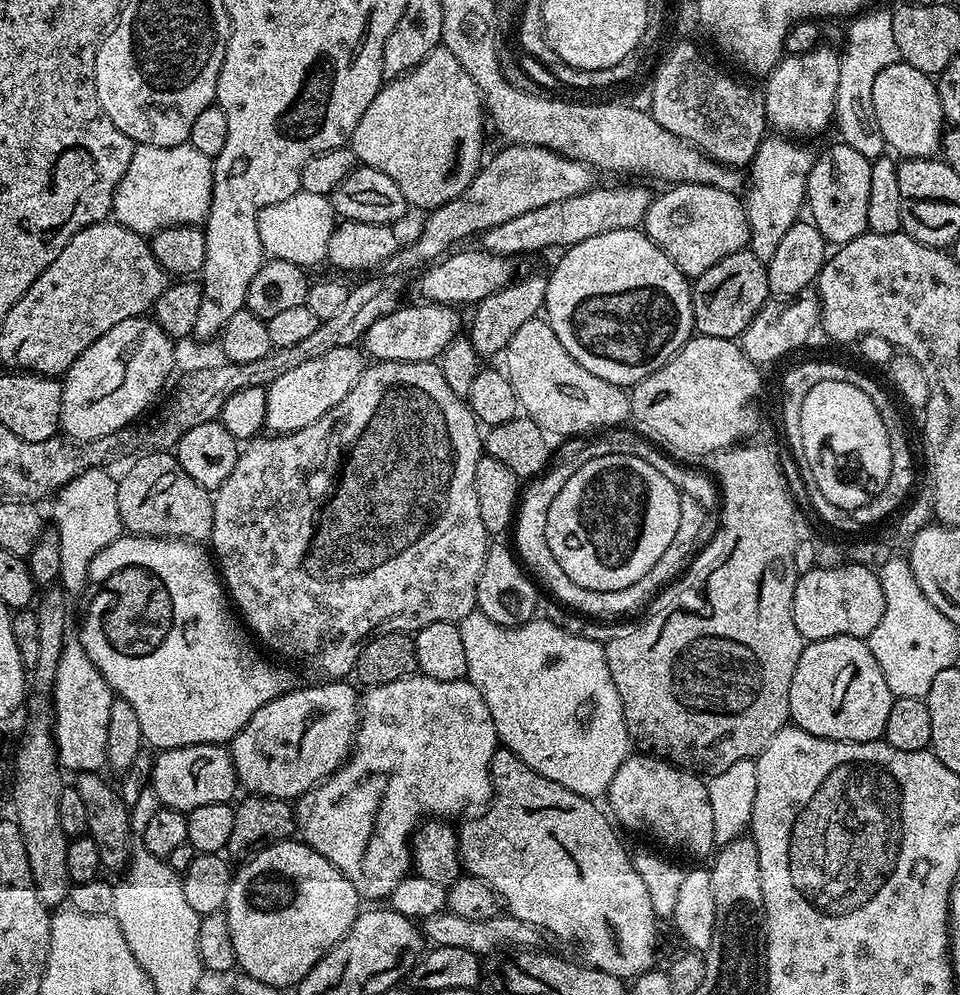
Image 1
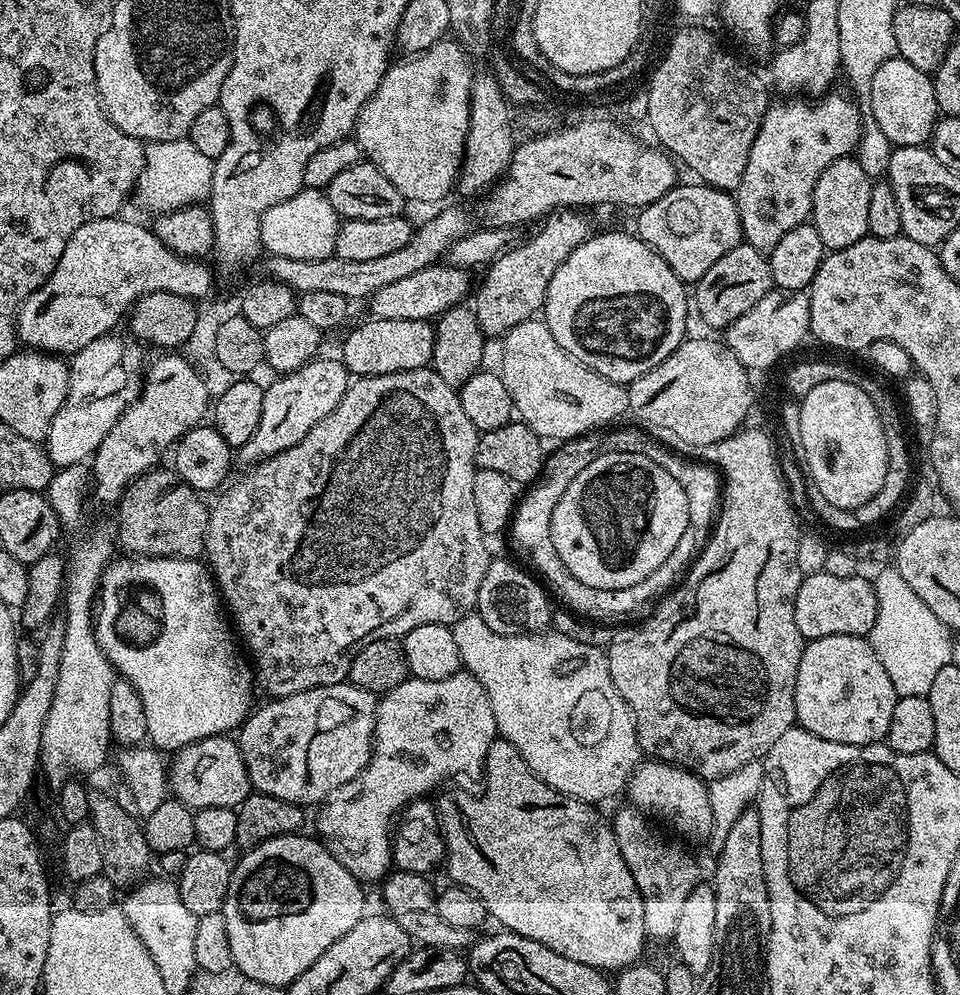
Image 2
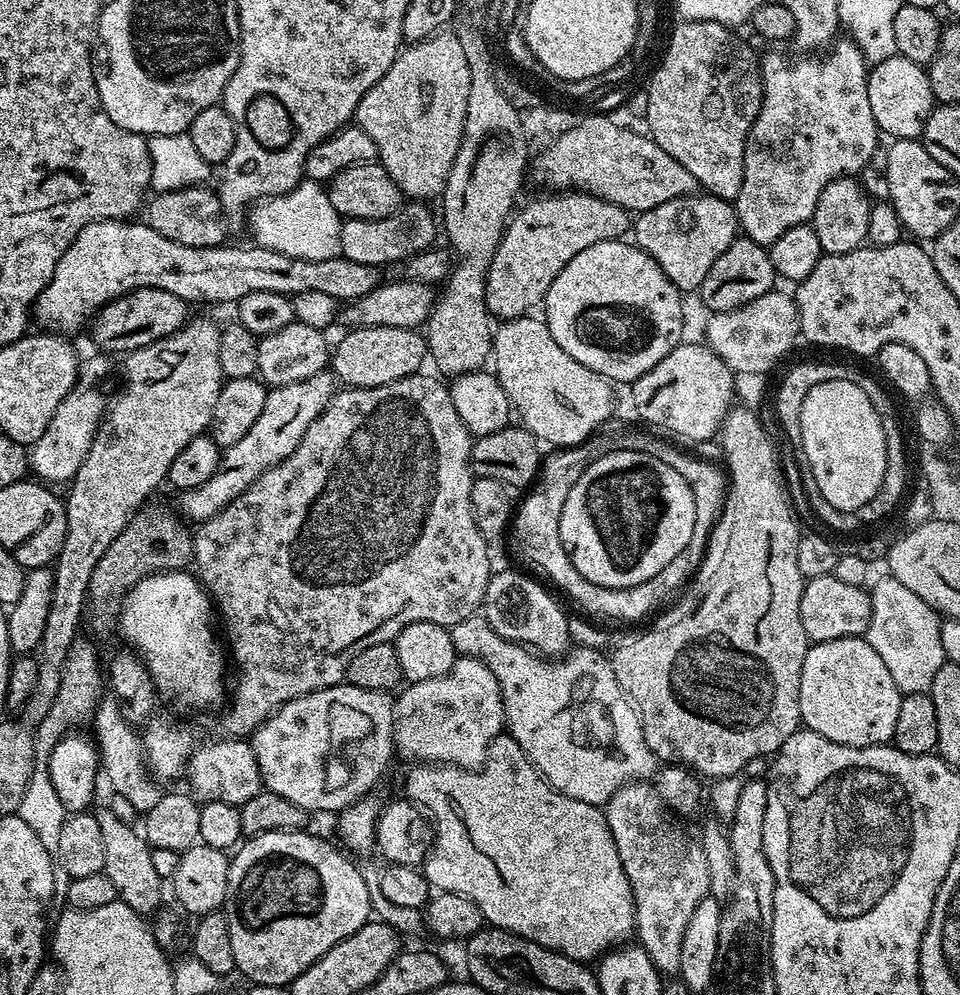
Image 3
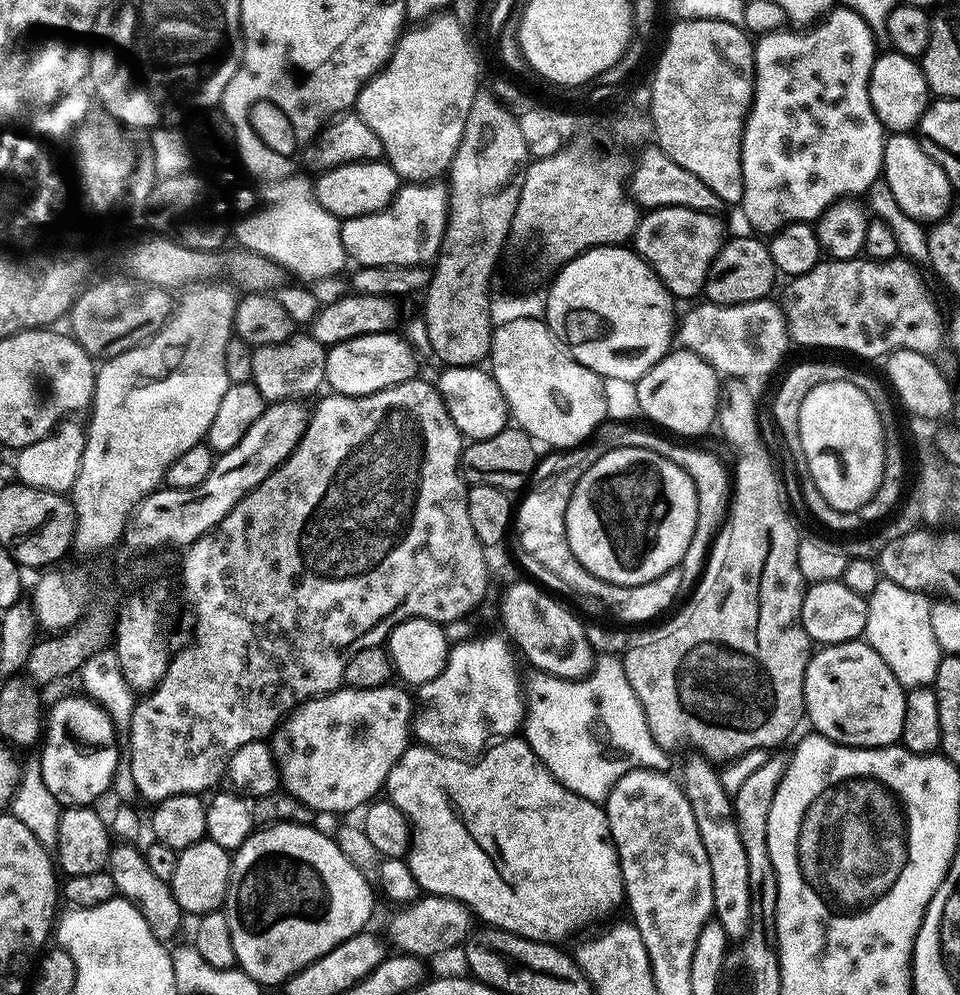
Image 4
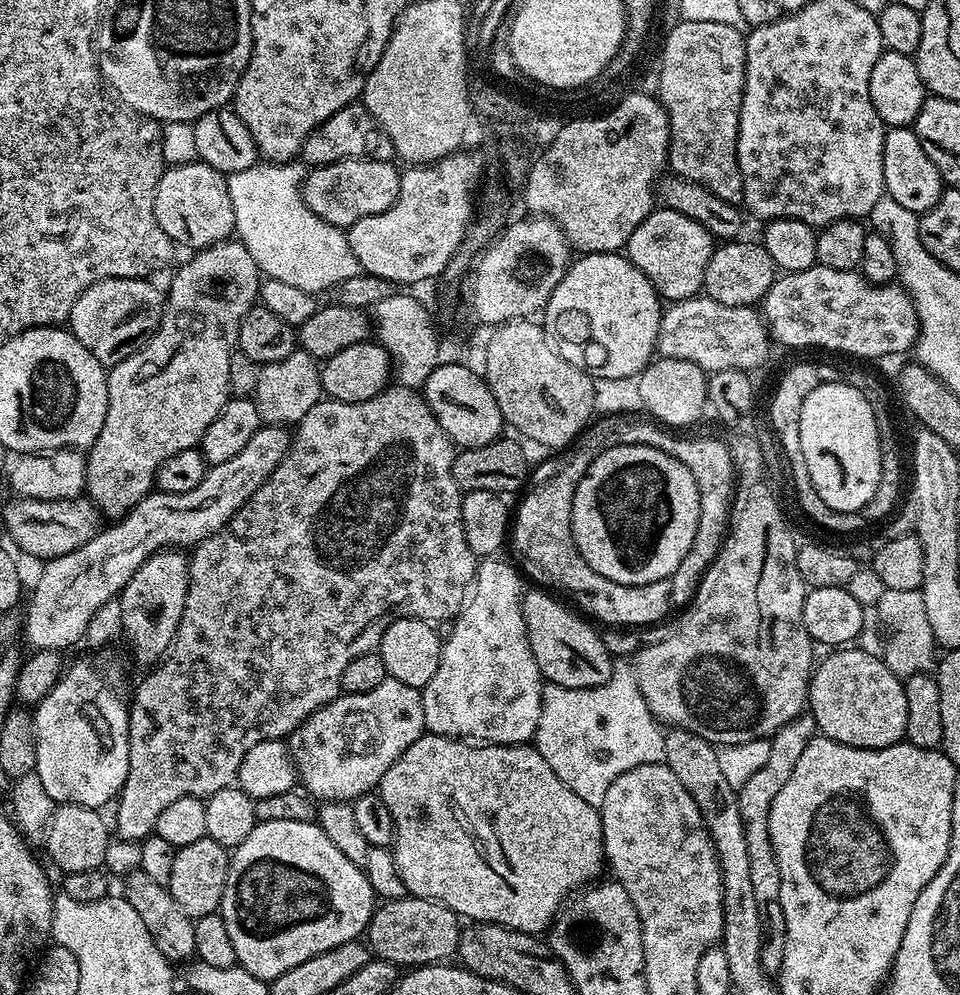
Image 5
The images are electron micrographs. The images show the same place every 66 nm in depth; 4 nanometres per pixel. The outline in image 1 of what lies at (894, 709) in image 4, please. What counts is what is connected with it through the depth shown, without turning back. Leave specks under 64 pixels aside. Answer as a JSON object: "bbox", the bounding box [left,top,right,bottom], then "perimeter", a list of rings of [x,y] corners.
{"bbox":[788,636,893,744],"perimeter":[[[835,636],[805,643],[798,658],[798,666],[794,666],[794,678],[790,678],[788,715],[795,727],[818,738],[861,744],[883,737],[893,699],[890,686],[886,686],[886,678],[882,678],[882,666],[878,666],[874,654],[869,650],[867,639],[858,636]]]}

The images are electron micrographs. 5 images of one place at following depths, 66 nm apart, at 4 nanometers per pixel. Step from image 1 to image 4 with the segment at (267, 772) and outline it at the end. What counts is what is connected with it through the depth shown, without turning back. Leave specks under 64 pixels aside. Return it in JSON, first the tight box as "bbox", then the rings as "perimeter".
{"bbox":[270,682,414,813],"perimeter":[[[389,682],[378,686],[377,688],[350,688],[341,686],[334,692],[327,692],[324,696],[316,696],[312,700],[307,700],[305,704],[299,704],[294,711],[289,712],[280,725],[276,727],[276,731],[270,737],[270,747],[272,757],[276,763],[276,770],[280,773],[280,784],[283,791],[289,792],[294,798],[298,798],[298,802],[302,802],[306,806],[312,808],[313,813],[320,812],[352,812],[363,809],[369,802],[377,799],[381,795],[382,789],[388,783],[388,775],[390,770],[398,762],[398,758],[402,758],[402,754],[410,747],[410,733],[412,731],[412,713],[414,711],[414,700],[411,695],[407,696],[403,692],[403,687],[395,688],[395,683]]]}

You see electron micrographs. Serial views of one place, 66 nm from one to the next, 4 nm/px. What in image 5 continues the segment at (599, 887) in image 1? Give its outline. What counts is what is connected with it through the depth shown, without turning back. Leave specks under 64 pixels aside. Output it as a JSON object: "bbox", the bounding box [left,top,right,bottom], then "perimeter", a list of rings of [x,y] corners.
{"bbox":[378,734,606,934],"perimeter":[[[425,734],[419,736],[415,742],[411,744],[404,753],[396,759],[394,766],[390,766],[390,770],[386,770],[386,774],[380,779],[378,785],[378,794],[382,798],[382,802],[388,807],[388,813],[392,816],[392,847],[390,849],[394,858],[394,866],[398,866],[398,878],[402,878],[404,890],[407,895],[417,896],[418,898],[426,898],[438,902],[442,906],[446,906],[451,912],[455,912],[461,918],[467,918],[469,921],[479,922],[481,924],[500,924],[503,928],[513,928],[515,932],[527,932],[529,934],[540,934],[551,925],[552,919],[559,912],[561,904],[564,903],[566,897],[573,890],[583,889],[585,886],[593,883],[601,875],[600,871],[605,871],[606,861],[604,858],[604,835],[602,834],[602,822],[600,821],[600,813],[597,805],[590,802],[582,802],[582,798],[578,798],[578,794],[574,794],[574,790],[570,790],[570,786],[566,786],[566,782],[562,782],[562,778],[558,778],[558,774],[554,774],[554,770],[550,770],[550,765],[547,764],[546,758],[542,758],[542,754],[538,754],[535,746],[528,744],[482,744],[473,746],[468,742],[457,742],[446,738],[445,736],[433,736]]]}

